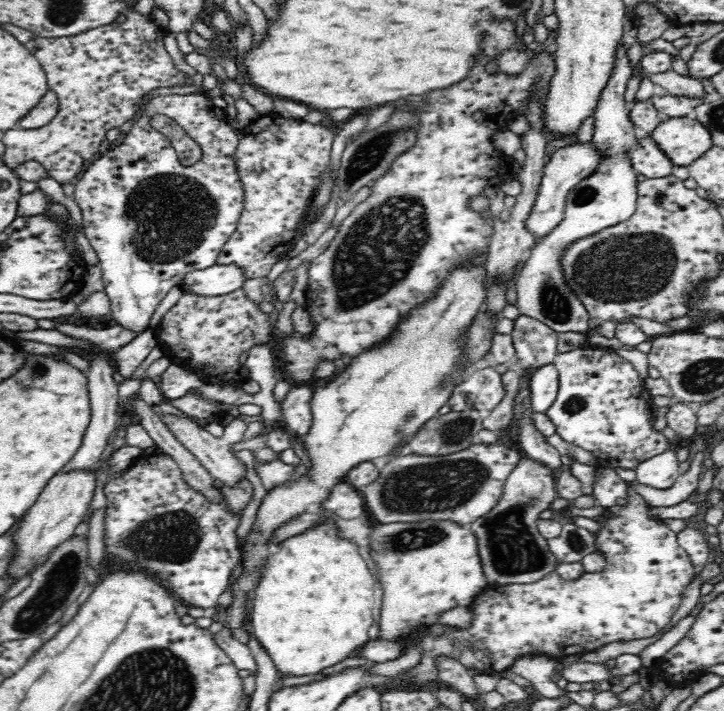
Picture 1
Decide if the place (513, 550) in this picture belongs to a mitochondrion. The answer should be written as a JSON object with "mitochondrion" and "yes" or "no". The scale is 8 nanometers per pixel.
{"mitochondrion":"yes"}

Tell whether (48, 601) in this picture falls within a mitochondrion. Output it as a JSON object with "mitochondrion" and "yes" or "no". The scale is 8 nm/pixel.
{"mitochondrion":"yes"}

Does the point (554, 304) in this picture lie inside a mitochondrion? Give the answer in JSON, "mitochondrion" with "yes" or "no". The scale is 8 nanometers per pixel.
{"mitochondrion":"yes"}

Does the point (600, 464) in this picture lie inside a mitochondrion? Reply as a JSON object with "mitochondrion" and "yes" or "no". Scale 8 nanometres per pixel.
{"mitochondrion":"no"}

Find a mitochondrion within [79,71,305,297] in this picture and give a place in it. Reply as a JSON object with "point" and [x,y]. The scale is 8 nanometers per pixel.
{"point":[167,217]}

